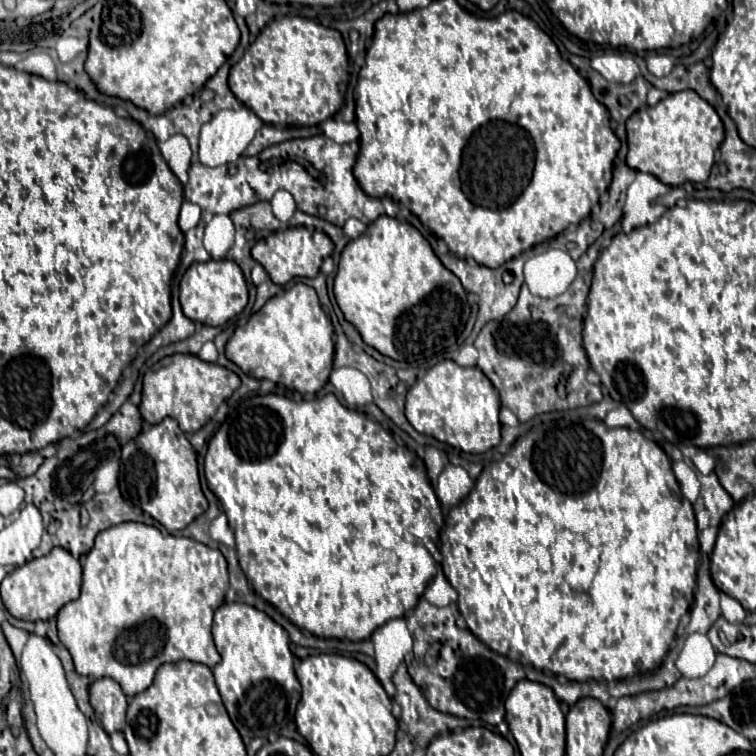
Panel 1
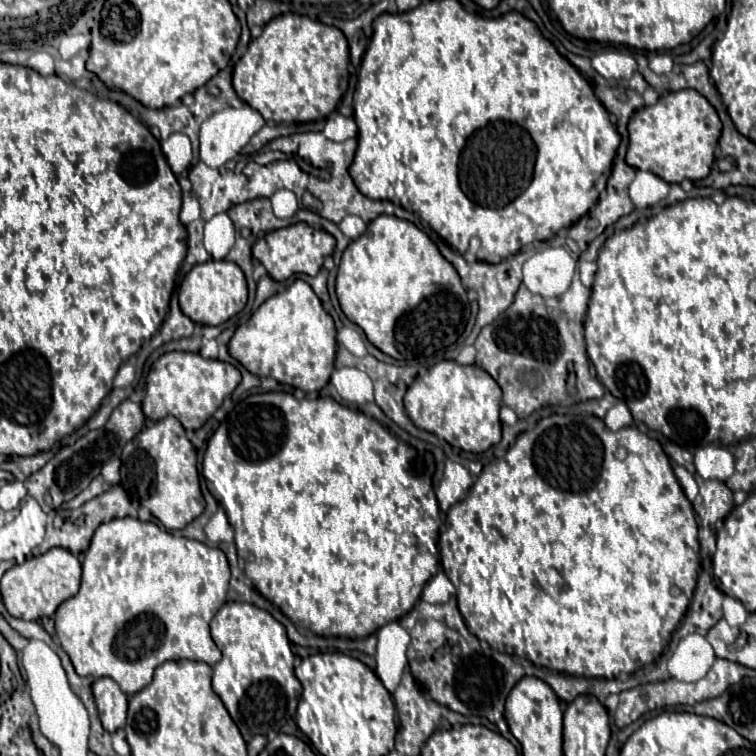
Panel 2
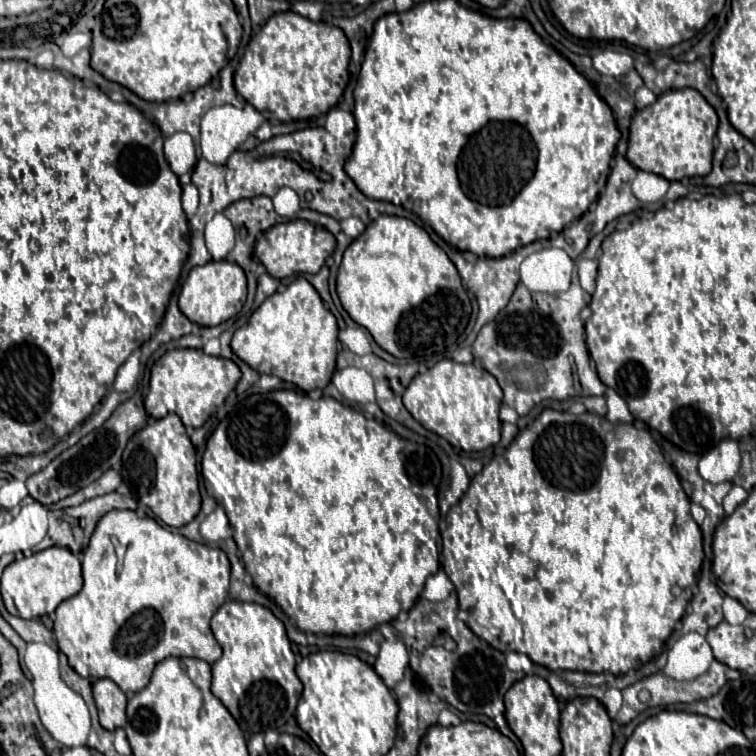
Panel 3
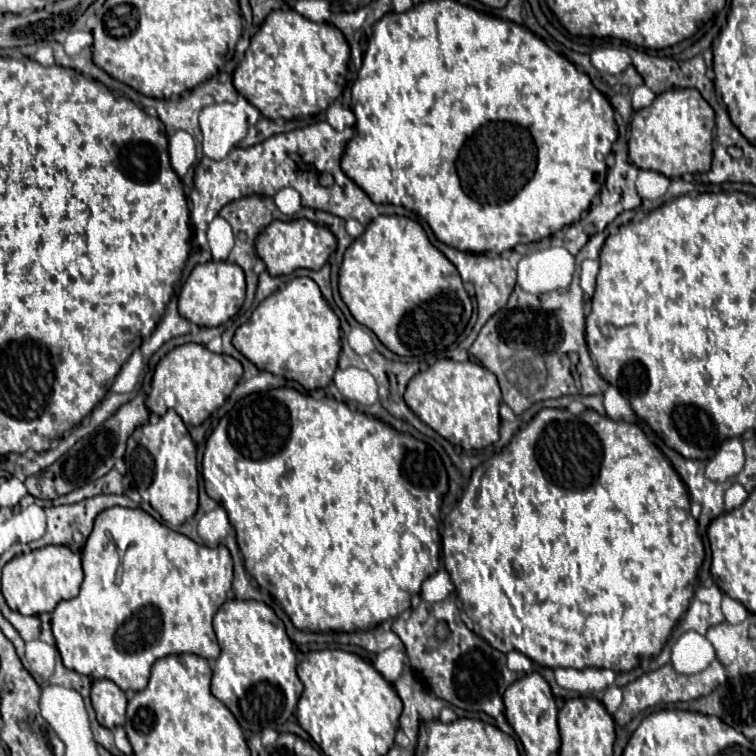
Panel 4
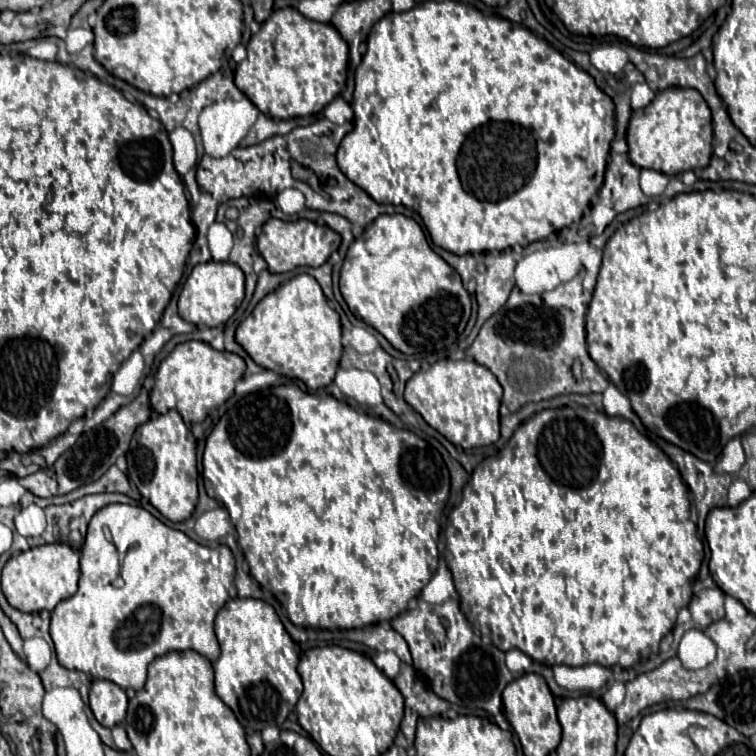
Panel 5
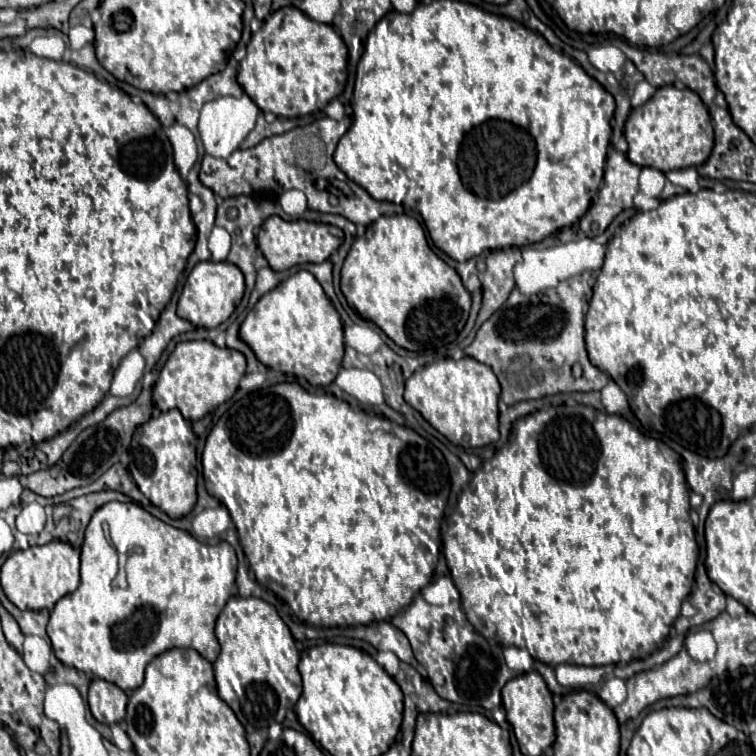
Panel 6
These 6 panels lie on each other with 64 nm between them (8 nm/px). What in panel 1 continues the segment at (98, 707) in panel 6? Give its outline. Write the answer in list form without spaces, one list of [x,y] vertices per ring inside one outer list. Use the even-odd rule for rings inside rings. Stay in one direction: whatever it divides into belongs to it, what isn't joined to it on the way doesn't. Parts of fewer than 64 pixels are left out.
[[[100,678],[90,684],[90,702],[108,734],[124,728],[128,702],[122,688],[112,678]]]

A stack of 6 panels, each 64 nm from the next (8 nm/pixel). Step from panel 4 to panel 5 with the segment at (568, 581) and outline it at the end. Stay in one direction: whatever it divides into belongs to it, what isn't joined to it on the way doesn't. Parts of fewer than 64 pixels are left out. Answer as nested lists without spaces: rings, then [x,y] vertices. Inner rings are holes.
[[[586,406],[542,410],[520,424],[508,444],[496,456],[486,458],[482,464],[478,464],[478,468],[472,472],[472,478],[464,486],[462,502],[448,515],[444,536],[444,558],[460,594],[460,608],[472,628],[480,630],[480,634],[488,634],[496,648],[504,652],[510,648],[518,648],[532,660],[546,666],[600,664],[610,668],[618,664],[622,668],[630,668],[642,658],[658,652],[662,638],[674,628],[680,608],[686,606],[692,598],[692,584],[704,556],[702,542],[696,536],[696,524],[690,520],[688,486],[684,484],[678,468],[672,464],[668,454],[652,444],[646,436],[642,436],[632,422],[606,416],[604,412]]]

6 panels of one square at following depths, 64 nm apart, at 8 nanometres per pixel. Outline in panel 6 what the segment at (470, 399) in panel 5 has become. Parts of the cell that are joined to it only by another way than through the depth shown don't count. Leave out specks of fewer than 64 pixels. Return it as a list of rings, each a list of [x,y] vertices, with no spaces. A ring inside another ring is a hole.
[[[464,356],[460,360],[444,358],[424,370],[416,370],[406,380],[404,400],[416,408],[452,444],[462,448],[480,448],[498,440],[498,398],[500,384],[490,366]]]

